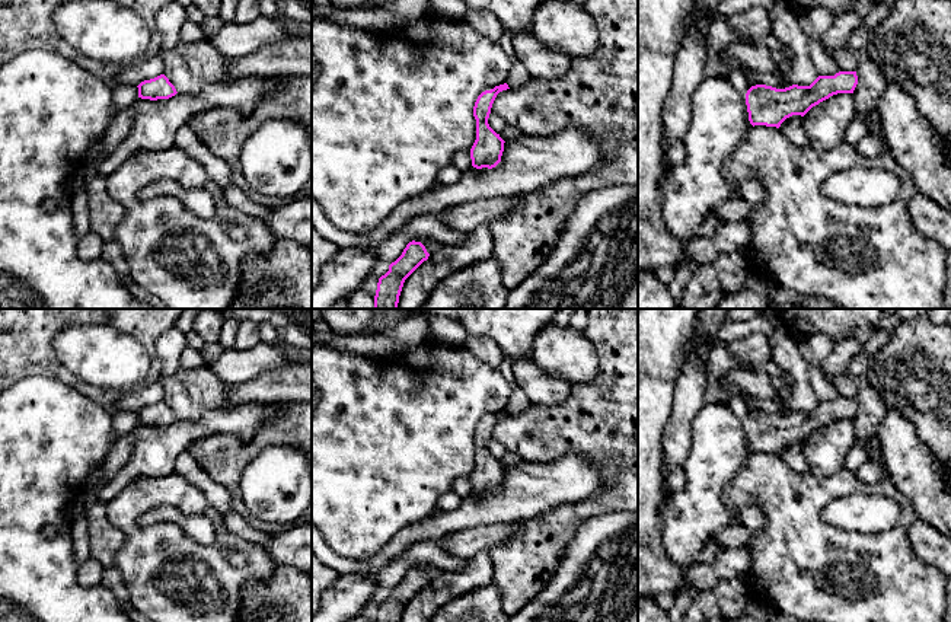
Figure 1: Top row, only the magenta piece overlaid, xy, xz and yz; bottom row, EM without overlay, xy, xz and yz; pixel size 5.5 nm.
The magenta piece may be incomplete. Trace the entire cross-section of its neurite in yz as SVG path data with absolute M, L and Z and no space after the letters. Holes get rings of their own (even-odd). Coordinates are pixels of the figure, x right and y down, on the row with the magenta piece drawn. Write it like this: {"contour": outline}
{"contour": "M839 71L834 76L818 76L810 86L792 84L785 89L751 86L746 93L749 121L753 127L779 128L786 118L804 117L813 106L833 95L853 93L856 84L856 71Z"}

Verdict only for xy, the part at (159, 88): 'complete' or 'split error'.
complete

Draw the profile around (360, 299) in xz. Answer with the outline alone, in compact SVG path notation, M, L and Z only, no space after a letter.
M358 287L347 302L347 309L374 309L374 299Z

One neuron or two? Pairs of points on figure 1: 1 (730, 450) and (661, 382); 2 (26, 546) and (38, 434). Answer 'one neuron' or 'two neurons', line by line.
1: two neurons
2: one neuron

